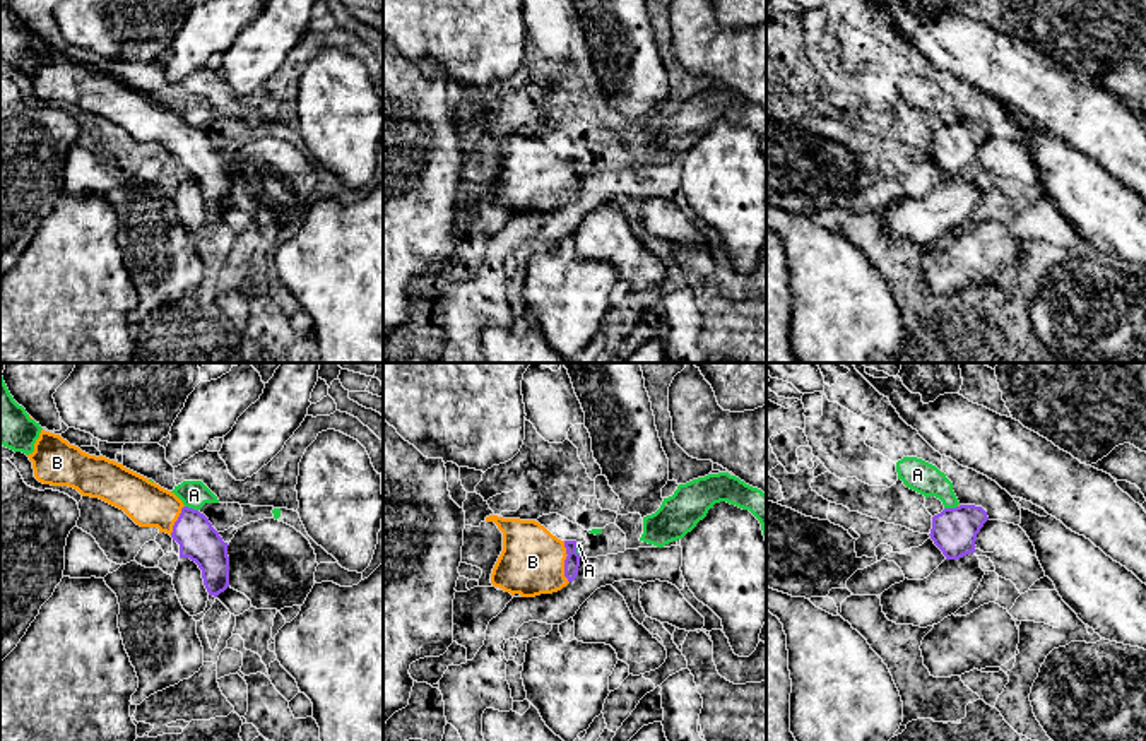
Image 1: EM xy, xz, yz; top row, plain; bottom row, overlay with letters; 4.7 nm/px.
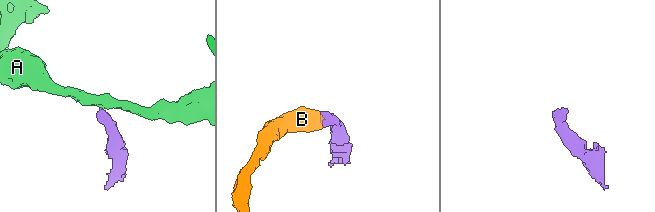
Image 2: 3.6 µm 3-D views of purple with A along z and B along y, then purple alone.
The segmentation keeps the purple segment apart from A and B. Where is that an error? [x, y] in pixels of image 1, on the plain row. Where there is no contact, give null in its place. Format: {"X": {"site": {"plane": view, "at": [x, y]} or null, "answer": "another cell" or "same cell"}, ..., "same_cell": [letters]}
{"A": {"site": {"plane": "xy", "at": [192, 125]}, "answer": "another cell"}, "B": {"site": {"plane": "xz", "at": [565, 178]}, "answer": "same cell"}, "same_cell": ["B"]}

